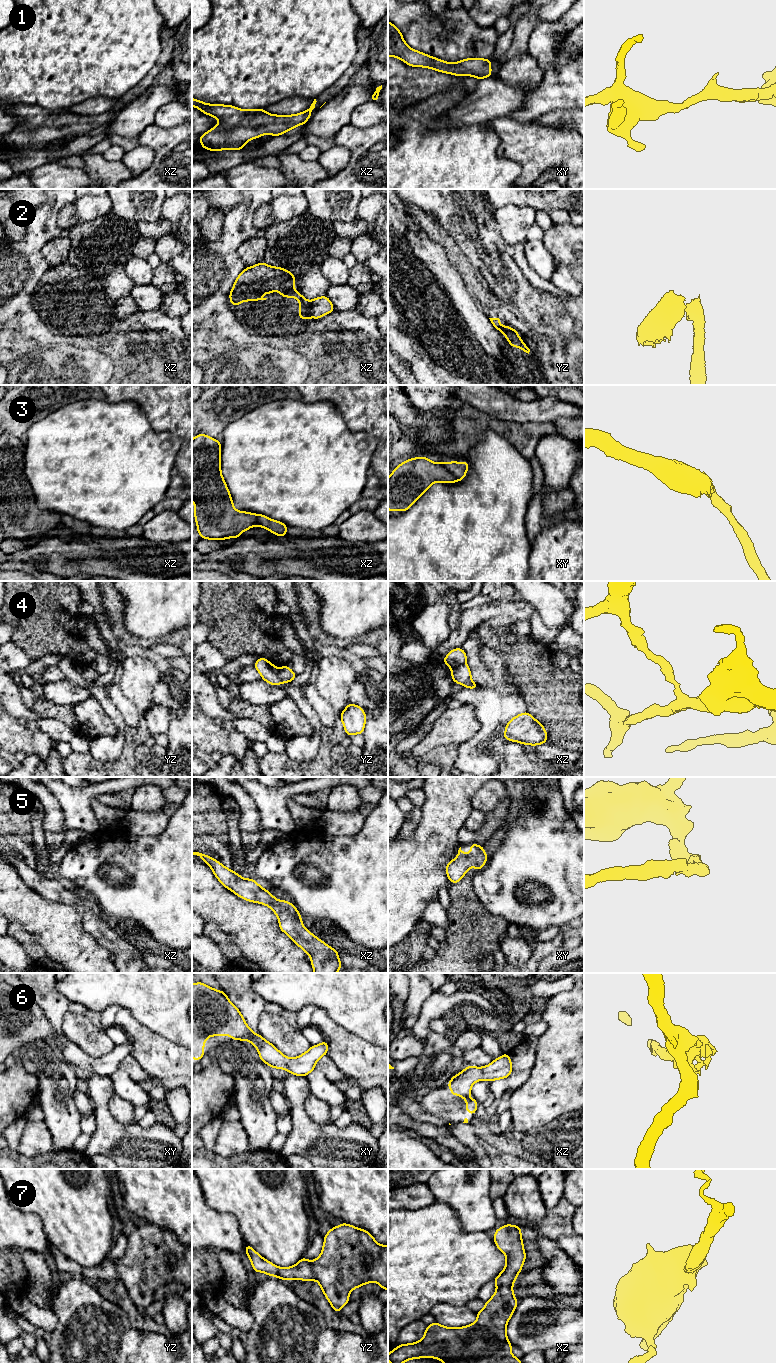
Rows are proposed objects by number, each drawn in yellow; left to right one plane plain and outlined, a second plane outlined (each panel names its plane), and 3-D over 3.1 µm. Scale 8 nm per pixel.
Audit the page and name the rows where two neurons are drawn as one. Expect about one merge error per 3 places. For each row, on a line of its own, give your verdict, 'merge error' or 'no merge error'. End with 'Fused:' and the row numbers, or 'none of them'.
1: no merge error
2: merge error
3: merge error
4: merge error
5: no merge error
6: no merge error
7: no merge error
Fused: 2, 3, 4

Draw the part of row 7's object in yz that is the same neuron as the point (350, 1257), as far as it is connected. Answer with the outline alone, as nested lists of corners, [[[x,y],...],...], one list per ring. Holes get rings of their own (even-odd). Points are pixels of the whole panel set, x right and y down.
[[[342,1223],[332,1227],[324,1237],[320,1256],[308,1261],[304,1256],[294,1266],[282,1268],[274,1265],[260,1256],[250,1245],[245,1251],[249,1257],[254,1272],[263,1272],[282,1280],[317,1280],[319,1286],[332,1308],[338,1313],[348,1302],[349,1293],[362,1285],[377,1282],[384,1290],[388,1290],[388,1246],[378,1244],[366,1230]]]

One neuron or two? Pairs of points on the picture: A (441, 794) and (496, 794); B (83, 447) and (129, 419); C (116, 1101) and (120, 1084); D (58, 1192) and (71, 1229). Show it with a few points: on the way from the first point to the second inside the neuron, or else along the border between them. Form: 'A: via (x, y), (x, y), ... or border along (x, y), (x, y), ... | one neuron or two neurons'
A: border along (480, 787), (471, 798), (472, 808) | two neurons
B: via (94, 447), (100, 447), (118, 430) | one neuron
C: border along (115, 1092), (135, 1107) | two neurons
D: via (67, 1201), (71, 1205), (71, 1220) | one neuron

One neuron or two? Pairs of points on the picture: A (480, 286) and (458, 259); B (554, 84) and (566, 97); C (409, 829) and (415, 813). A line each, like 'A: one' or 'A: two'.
A: one
B: one
C: one

